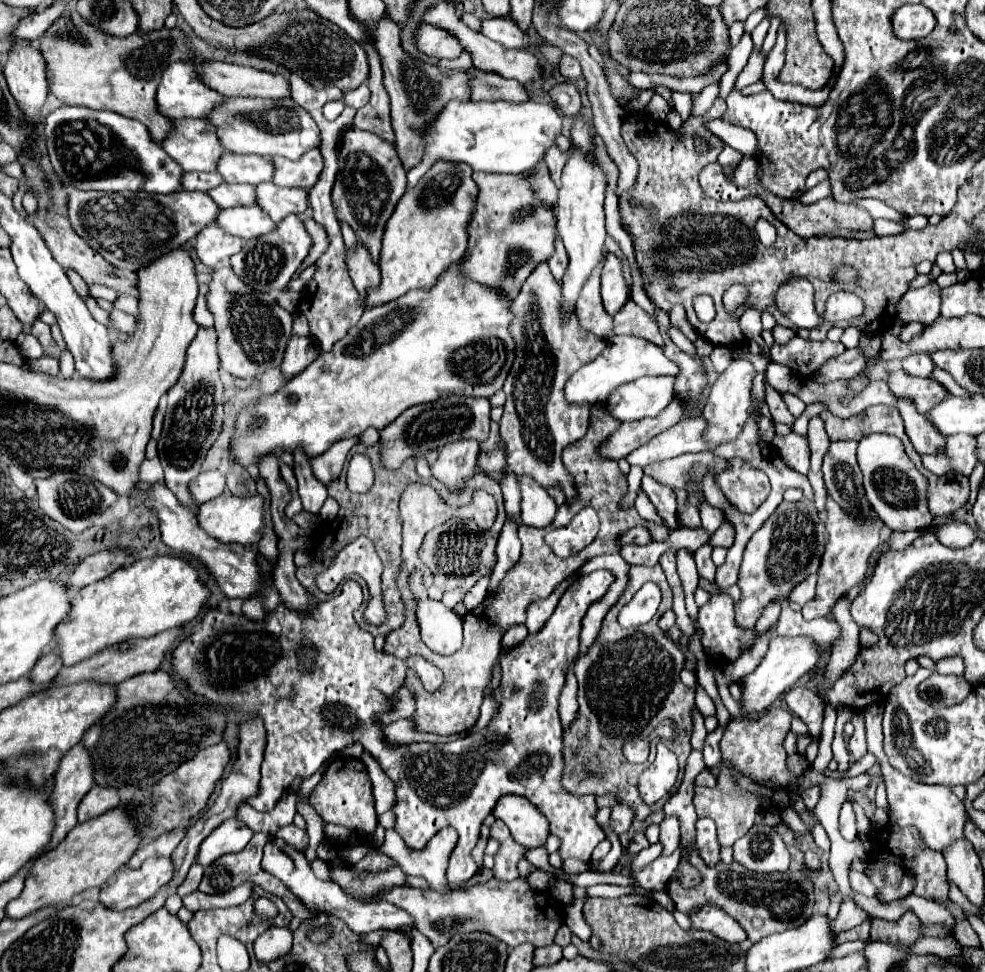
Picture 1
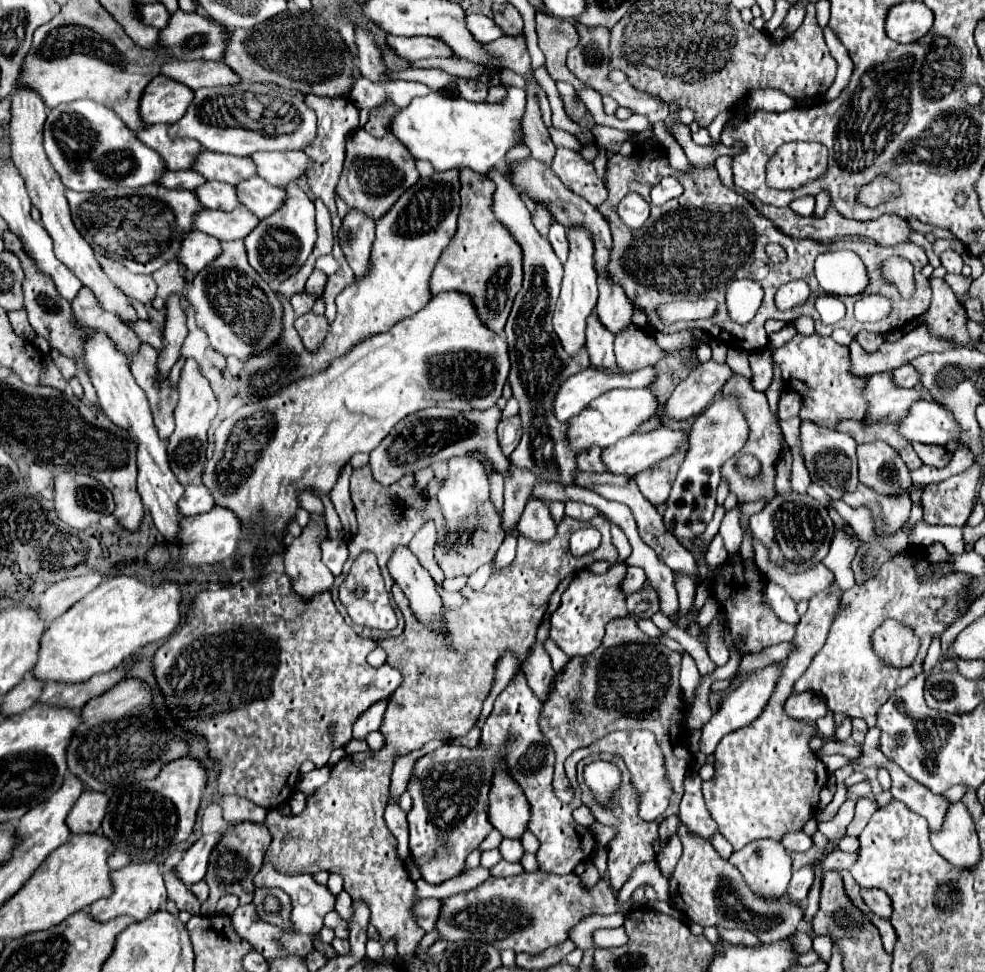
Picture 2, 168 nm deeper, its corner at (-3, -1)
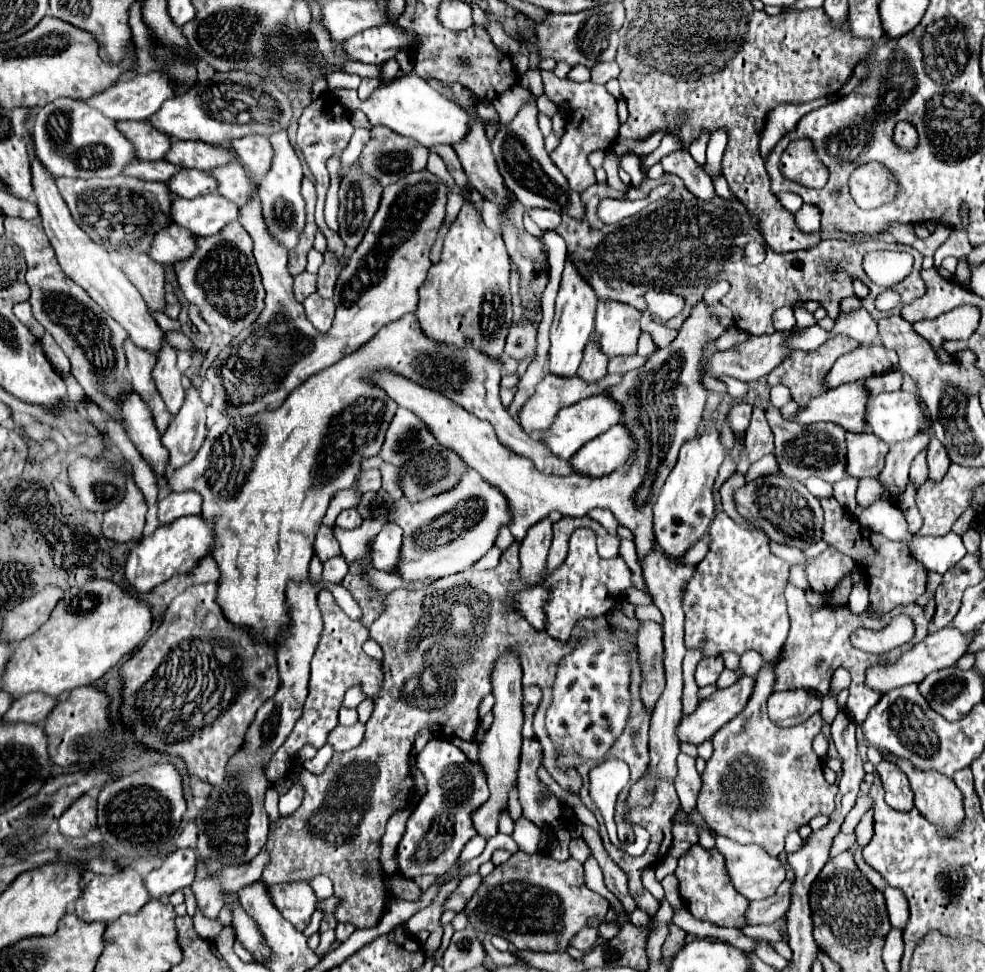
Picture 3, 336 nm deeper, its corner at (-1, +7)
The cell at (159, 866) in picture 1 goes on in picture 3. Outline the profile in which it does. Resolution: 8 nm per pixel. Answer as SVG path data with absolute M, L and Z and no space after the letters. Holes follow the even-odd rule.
M124 867L116 875L94 875L92 881L86 885L82 897L74 903L74 913L82 921L114 921L116 917L128 913L136 915L148 903L148 889L144 887L144 877L136 873L134 867Z

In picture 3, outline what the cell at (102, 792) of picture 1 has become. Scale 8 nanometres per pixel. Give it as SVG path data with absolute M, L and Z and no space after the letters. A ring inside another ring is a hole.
M84 793L76 803L64 811L58 819L60 833L68 837L84 837L90 829L96 827L96 799Z

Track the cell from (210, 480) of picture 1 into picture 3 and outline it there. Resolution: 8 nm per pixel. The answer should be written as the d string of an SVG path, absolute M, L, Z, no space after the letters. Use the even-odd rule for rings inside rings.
M180 491L180 493L166 493L158 501L158 519L160 523L172 523L184 515L196 515L202 511L202 499L196 491Z

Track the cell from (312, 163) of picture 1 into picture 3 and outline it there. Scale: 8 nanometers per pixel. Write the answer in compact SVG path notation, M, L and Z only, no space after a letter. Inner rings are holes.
M248 135L232 141L232 147L238 153L240 163L244 163L246 171L256 179L262 179L262 175L268 173L268 167L272 167L272 143L268 143L268 137Z

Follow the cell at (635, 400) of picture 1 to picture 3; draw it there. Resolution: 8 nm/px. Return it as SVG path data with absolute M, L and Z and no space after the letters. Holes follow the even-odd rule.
M608 393L592 395L570 407L564 407L556 415L554 423L544 431L542 441L556 457L572 459L572 455L576 455L576 451L584 447L584 443L596 439L596 435L602 435L604 431L608 431L608 427L614 427L616 423L620 423L620 419L622 419L622 405L616 399L612 399Z

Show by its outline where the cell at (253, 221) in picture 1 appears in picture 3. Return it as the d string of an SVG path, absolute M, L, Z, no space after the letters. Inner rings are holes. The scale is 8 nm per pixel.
M218 193L196 199L176 197L172 201L172 221L200 237L220 233L224 225L238 221L238 217L240 207L236 207L236 203L224 199Z

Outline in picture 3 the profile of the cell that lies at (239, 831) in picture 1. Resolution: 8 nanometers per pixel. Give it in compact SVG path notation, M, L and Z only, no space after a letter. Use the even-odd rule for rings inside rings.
M192 847L172 851L162 863L162 867L154 869L146 877L146 887L150 895L162 897L192 885L194 873L196 873L196 861L198 861L198 855L196 855L196 849Z

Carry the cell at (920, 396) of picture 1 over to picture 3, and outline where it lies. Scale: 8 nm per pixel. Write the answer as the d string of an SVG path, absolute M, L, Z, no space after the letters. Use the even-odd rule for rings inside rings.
M860 379L860 383L844 383L836 389L826 391L824 395L812 399L806 409L798 411L798 423L818 423L832 421L842 425L846 431L864 433L868 431L868 423L864 423L864 411L868 409L870 393Z

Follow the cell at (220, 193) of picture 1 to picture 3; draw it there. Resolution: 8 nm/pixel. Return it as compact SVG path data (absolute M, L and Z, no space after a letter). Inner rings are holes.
M182 169L180 173L176 173L170 183L168 183L170 191L178 197L184 199L194 199L200 195L208 195L208 193L216 193L216 181L212 179L212 173L204 173L204 171L188 171Z

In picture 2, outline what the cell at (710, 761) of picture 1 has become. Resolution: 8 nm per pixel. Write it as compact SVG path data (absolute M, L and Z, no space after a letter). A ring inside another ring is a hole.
M780 663L768 665L764 669L758 669L746 681L742 681L732 693L728 693L726 697L722 697L722 701L718 705L718 711L702 727L702 737L700 737L700 751L702 753L712 755L714 749L716 749L716 745L718 745L718 741L724 735L728 735L728 733L732 733L732 731L736 731L740 727L750 725L762 713L762 707L766 707L766 699L770 699L770 695L774 691L774 683L778 681L778 671L780 671Z

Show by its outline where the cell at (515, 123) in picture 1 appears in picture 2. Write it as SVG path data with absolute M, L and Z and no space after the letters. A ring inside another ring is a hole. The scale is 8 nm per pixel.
M518 87L508 89L508 97L498 105L470 103L466 99L444 99L434 93L414 97L406 109L400 109L390 123L390 133L400 139L416 159L426 159L436 171L470 167L484 175L500 161L516 139L522 137L520 121L526 107L526 95Z

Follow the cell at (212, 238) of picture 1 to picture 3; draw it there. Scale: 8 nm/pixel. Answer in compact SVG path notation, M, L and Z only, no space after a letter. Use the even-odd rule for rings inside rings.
M170 223L166 229L154 235L152 247L148 251L150 259L162 265L174 265L178 261L188 259L192 251L196 251L196 235L192 235L186 227L178 223Z

